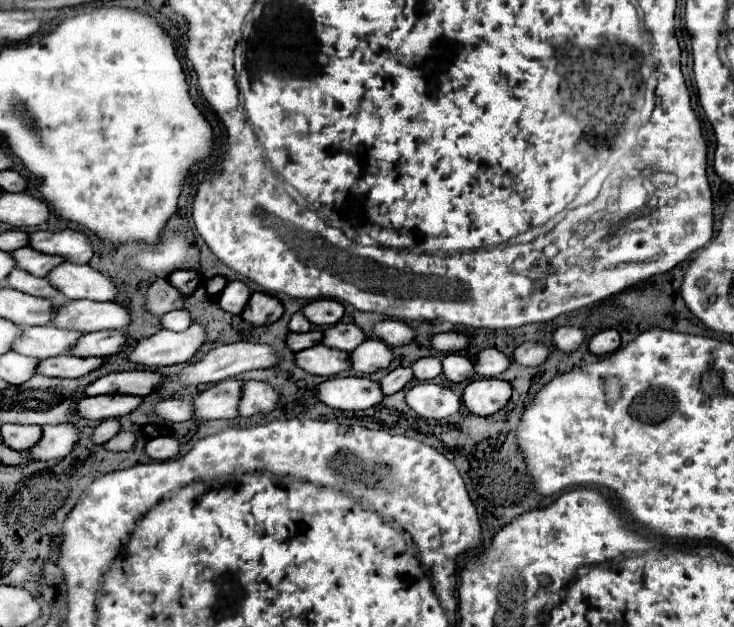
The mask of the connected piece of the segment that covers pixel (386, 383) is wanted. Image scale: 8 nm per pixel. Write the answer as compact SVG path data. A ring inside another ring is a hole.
M396 368L380 380L380 388L382 388L384 396L390 396L390 394L402 390L408 382L412 382L412 378L414 378L414 374L410 368Z

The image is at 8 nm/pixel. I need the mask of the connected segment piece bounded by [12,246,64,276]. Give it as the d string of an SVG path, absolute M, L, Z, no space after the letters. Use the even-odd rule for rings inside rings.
M28 246L20 248L20 250L14 250L12 258L14 258L18 268L22 268L22 270L34 274L34 276L46 276L52 268L56 268L58 264L64 262L64 260L48 256L48 254L40 254L40 252L36 252Z

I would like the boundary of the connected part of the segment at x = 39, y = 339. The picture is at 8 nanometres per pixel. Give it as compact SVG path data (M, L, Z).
M38 326L38 328L24 328L22 334L14 340L12 350L24 356L32 356L38 360L68 354L72 344L80 338L80 332L74 330L60 330L56 326Z

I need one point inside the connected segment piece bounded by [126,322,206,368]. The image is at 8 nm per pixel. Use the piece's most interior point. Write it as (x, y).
(165, 348)

